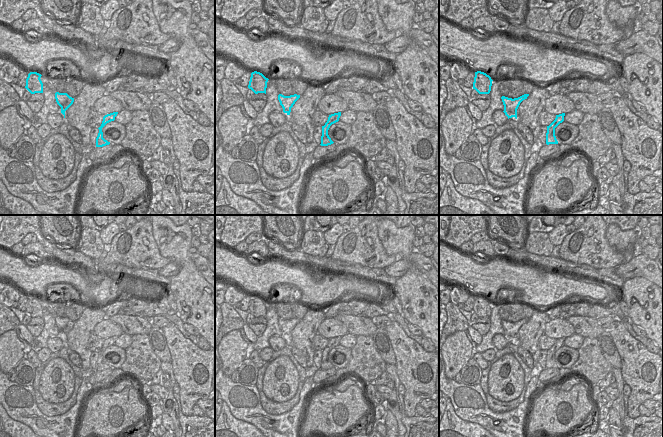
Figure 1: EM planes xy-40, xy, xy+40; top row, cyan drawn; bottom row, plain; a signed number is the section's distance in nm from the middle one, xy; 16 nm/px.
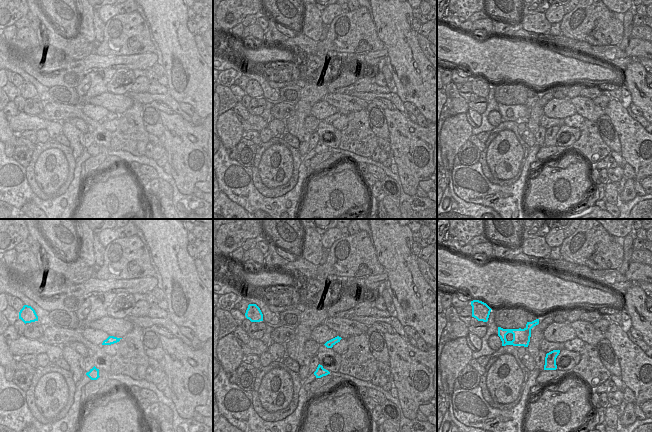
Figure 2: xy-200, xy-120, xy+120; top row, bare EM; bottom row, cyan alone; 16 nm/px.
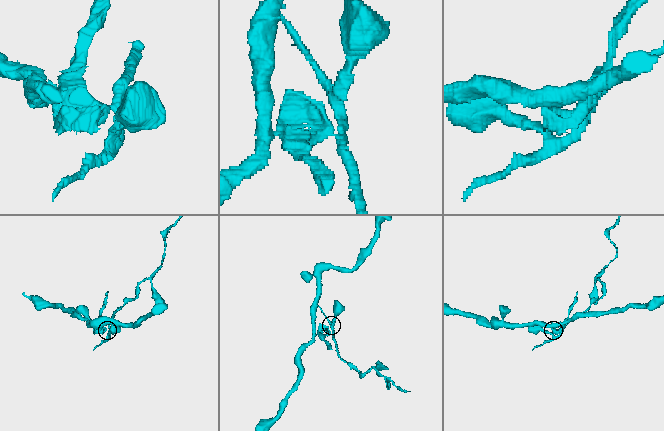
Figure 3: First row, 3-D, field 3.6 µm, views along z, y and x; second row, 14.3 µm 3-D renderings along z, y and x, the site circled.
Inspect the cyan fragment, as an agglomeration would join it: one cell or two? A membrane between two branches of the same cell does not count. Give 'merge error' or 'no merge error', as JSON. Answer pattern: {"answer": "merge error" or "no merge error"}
{"answer": "no merge error"}

